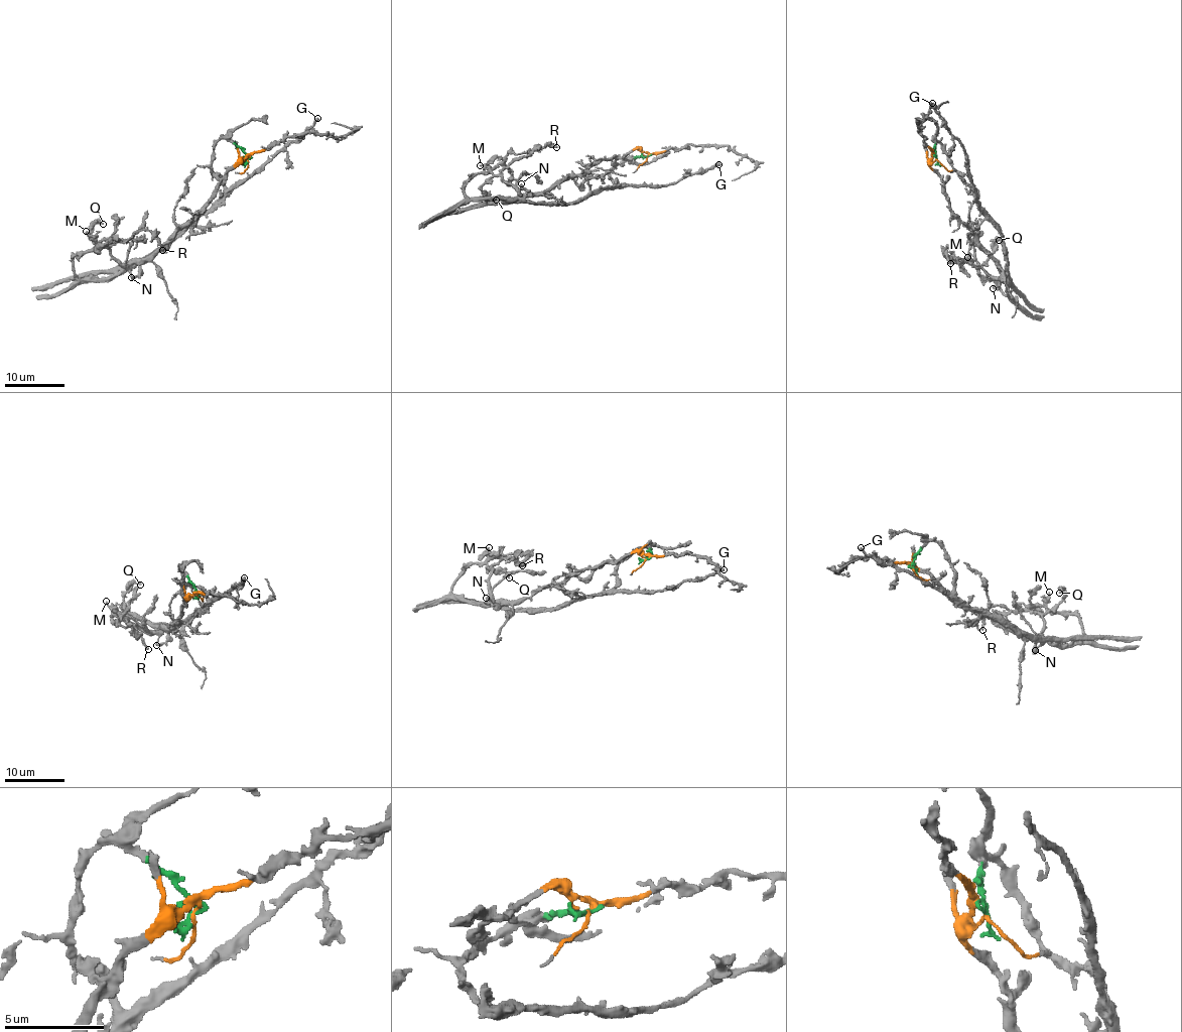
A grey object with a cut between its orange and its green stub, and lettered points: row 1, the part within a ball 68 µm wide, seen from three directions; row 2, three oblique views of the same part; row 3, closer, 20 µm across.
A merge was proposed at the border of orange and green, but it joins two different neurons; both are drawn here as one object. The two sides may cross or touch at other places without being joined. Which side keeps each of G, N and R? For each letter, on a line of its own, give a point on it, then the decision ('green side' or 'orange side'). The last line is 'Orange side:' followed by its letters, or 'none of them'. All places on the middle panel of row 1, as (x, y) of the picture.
G: at (718, 164); green side
N: at (521, 183); orange side
R: at (556, 147); orange side
Orange side: N, R

